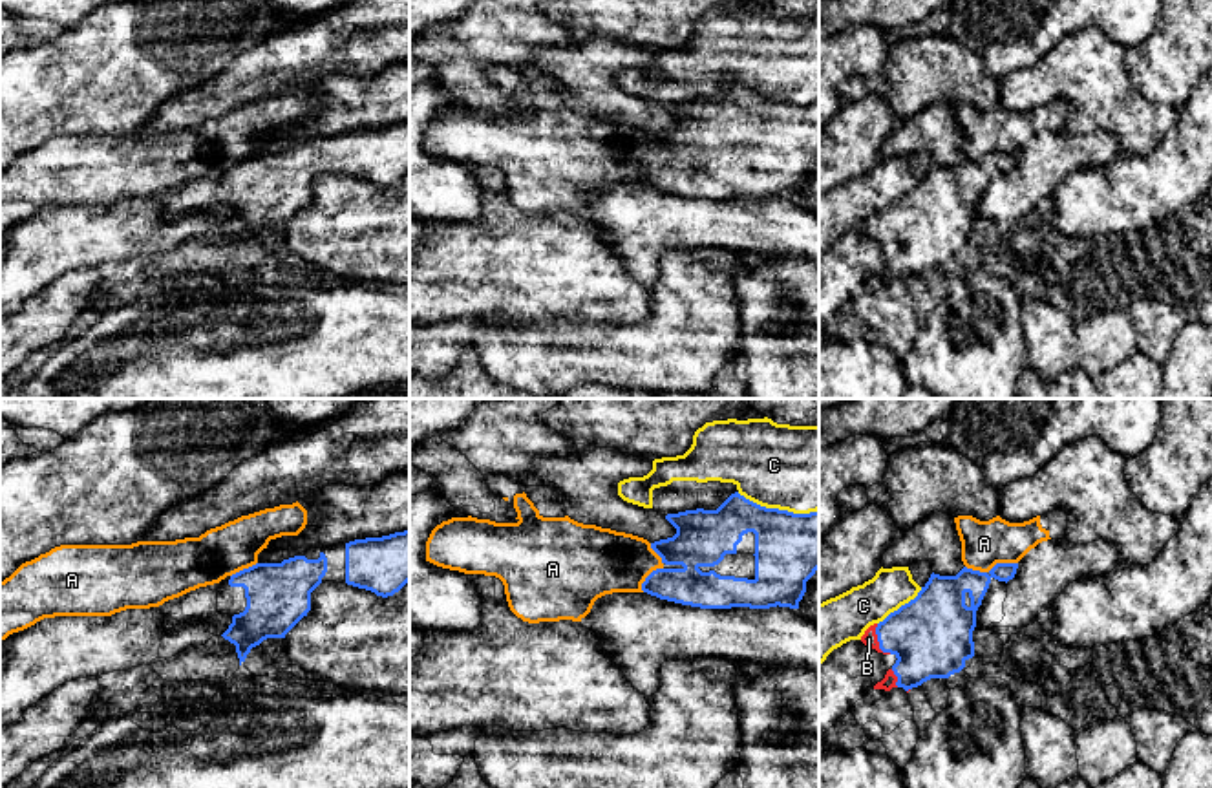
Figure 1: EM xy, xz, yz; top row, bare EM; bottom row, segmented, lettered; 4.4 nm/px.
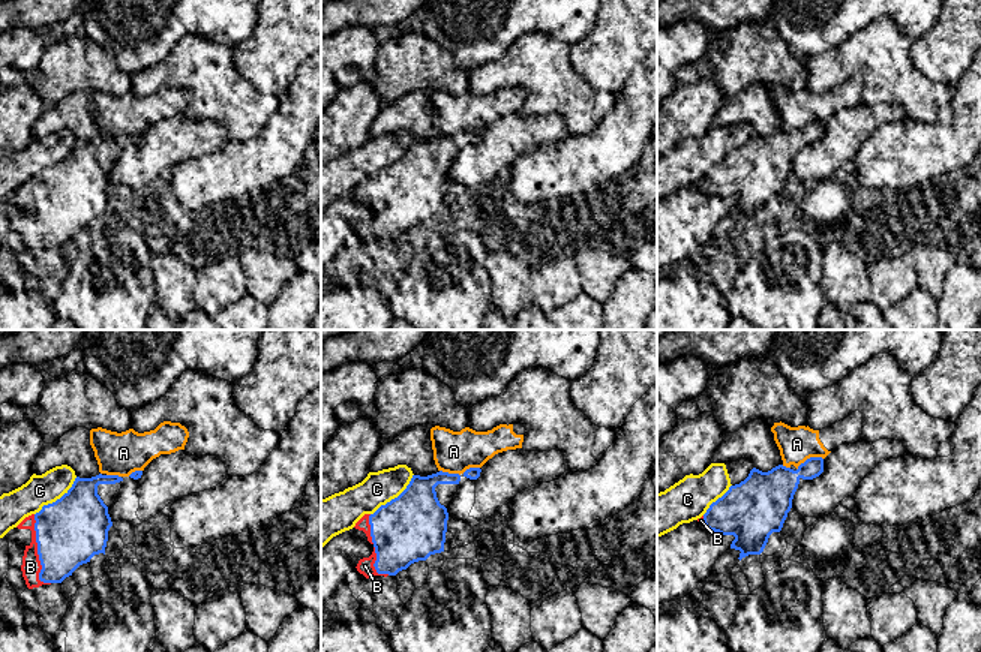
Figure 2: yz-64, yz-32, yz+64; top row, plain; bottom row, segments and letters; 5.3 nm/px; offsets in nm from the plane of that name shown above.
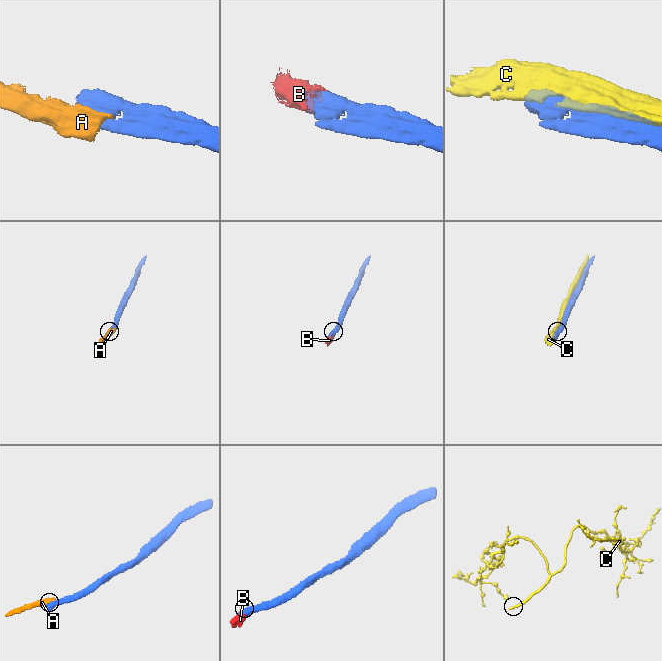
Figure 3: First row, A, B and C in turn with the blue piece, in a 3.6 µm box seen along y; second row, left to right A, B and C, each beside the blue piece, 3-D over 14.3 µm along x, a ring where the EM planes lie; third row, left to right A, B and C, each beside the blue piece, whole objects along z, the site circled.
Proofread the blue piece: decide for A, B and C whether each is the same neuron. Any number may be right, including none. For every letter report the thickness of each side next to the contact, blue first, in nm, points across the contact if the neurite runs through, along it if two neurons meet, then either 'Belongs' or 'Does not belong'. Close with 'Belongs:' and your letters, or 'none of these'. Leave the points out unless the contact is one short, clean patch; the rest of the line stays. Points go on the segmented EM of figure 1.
A: Thickness 180 nm (blue) against 200 nm. Boundary: yz (1017, 562), (997, 562), (988, 571), (966, 567). Does not belong
B: Thickness 360 nm (blue) against 70 nm. Belongs
C: Thickness 300 nm (blue) against 380 nm. Does not belong
Belongs: B

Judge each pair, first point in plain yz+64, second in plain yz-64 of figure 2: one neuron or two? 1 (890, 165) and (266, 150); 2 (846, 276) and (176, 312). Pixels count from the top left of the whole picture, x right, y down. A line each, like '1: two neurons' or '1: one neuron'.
1: one neuron
2: one neuron

